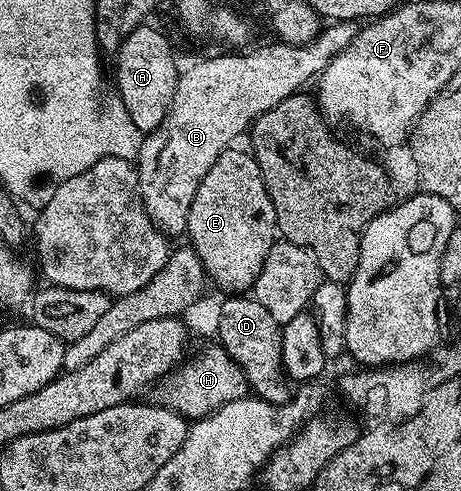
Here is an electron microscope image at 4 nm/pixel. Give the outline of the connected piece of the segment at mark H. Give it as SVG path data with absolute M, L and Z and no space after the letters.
M219 344L208 346L189 357L155 387L155 401L159 405L178 412L186 419L199 420L239 398L249 397L248 381L242 368Z

